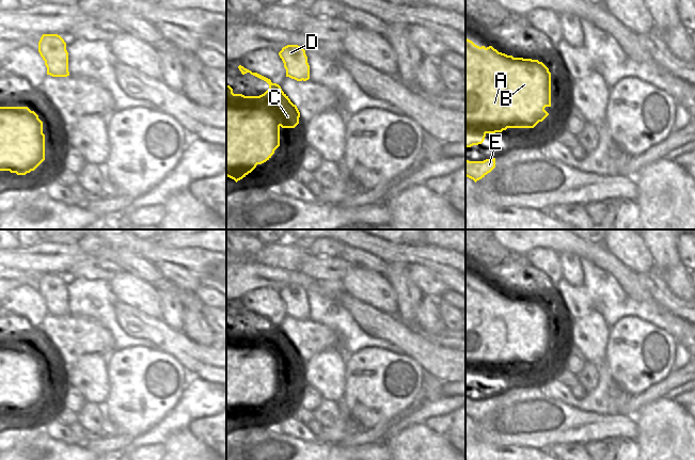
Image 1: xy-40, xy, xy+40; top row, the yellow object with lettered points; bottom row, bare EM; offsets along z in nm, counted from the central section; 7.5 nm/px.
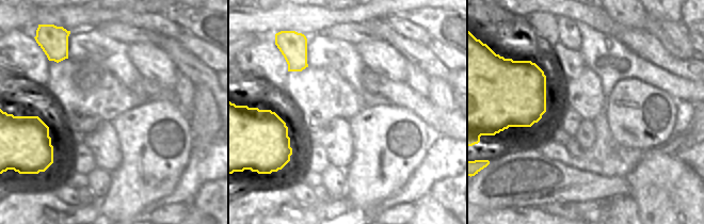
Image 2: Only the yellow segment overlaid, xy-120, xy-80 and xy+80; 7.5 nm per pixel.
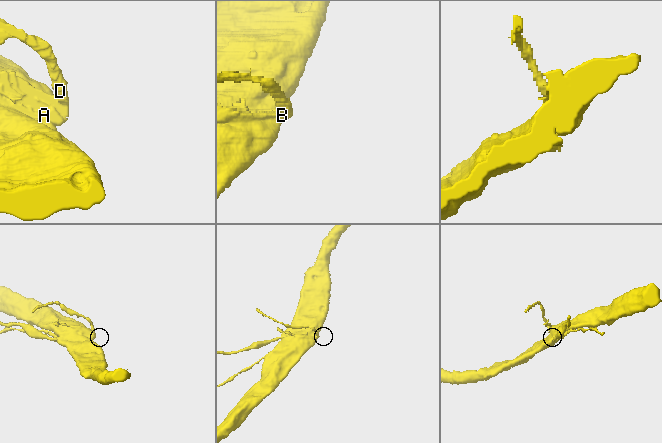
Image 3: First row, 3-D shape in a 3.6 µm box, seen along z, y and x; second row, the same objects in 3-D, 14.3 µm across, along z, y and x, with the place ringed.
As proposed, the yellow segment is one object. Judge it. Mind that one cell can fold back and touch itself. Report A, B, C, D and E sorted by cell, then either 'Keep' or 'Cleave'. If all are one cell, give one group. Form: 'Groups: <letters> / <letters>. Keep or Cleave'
Groups: A B C E / D. Cleave.

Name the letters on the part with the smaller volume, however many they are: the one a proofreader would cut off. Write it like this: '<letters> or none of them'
D

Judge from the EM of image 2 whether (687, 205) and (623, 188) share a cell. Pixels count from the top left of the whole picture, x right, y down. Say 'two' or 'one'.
two

